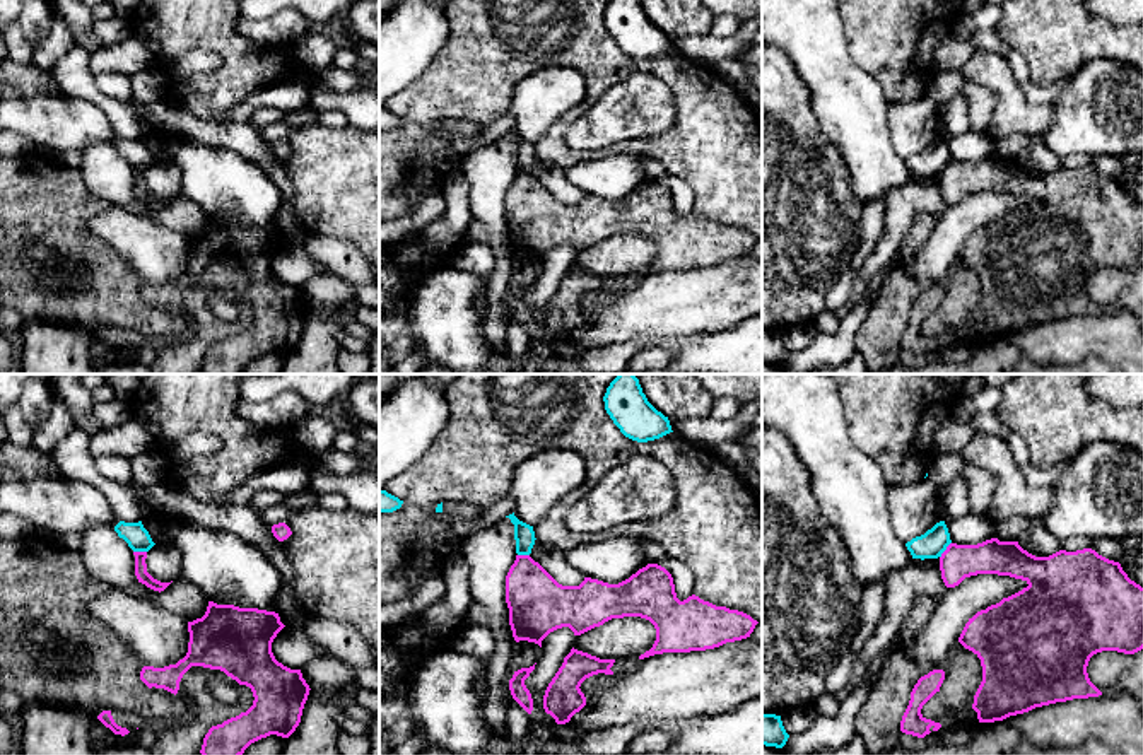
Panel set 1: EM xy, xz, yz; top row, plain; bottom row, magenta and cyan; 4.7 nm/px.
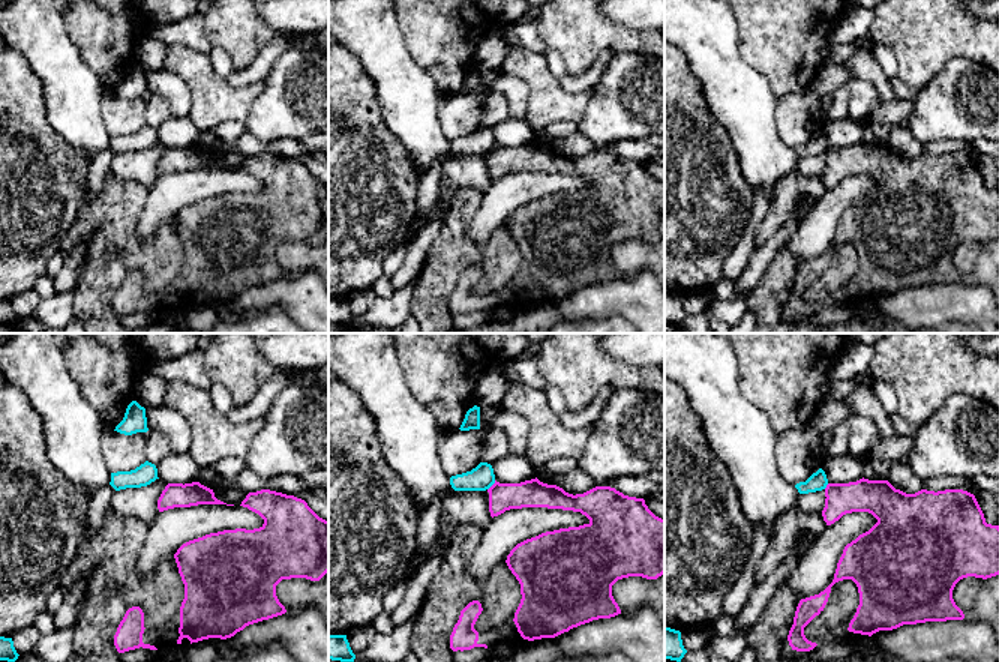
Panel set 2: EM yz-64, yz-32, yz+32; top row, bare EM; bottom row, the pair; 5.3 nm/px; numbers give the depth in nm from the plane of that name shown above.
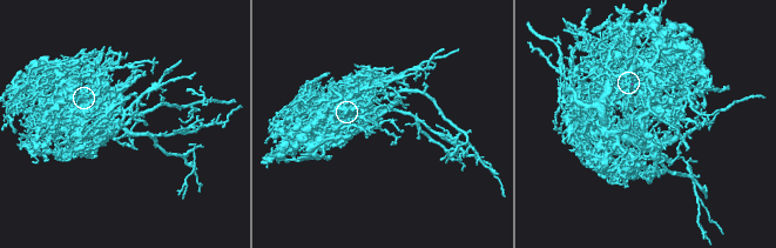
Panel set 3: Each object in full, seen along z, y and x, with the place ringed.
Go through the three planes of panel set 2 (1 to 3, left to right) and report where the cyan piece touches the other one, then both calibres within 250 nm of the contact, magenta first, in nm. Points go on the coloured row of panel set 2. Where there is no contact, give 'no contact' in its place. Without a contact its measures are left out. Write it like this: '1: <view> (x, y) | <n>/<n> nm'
1: no contact
2: yz-32 (492, 485) | 150/140 nm
3: yz+32 (827, 487) | 180/100 nm

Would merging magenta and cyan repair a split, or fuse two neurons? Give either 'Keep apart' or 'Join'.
Keep apart

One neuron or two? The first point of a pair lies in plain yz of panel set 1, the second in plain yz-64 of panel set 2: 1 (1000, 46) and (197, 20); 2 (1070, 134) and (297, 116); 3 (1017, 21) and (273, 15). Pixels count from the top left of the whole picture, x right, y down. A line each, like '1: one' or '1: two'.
1: one
2: one
3: two

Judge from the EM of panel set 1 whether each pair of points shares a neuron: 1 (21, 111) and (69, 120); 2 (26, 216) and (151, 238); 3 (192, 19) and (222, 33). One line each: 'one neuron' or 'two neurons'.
1: one neuron
2: two neurons
3: one neuron

